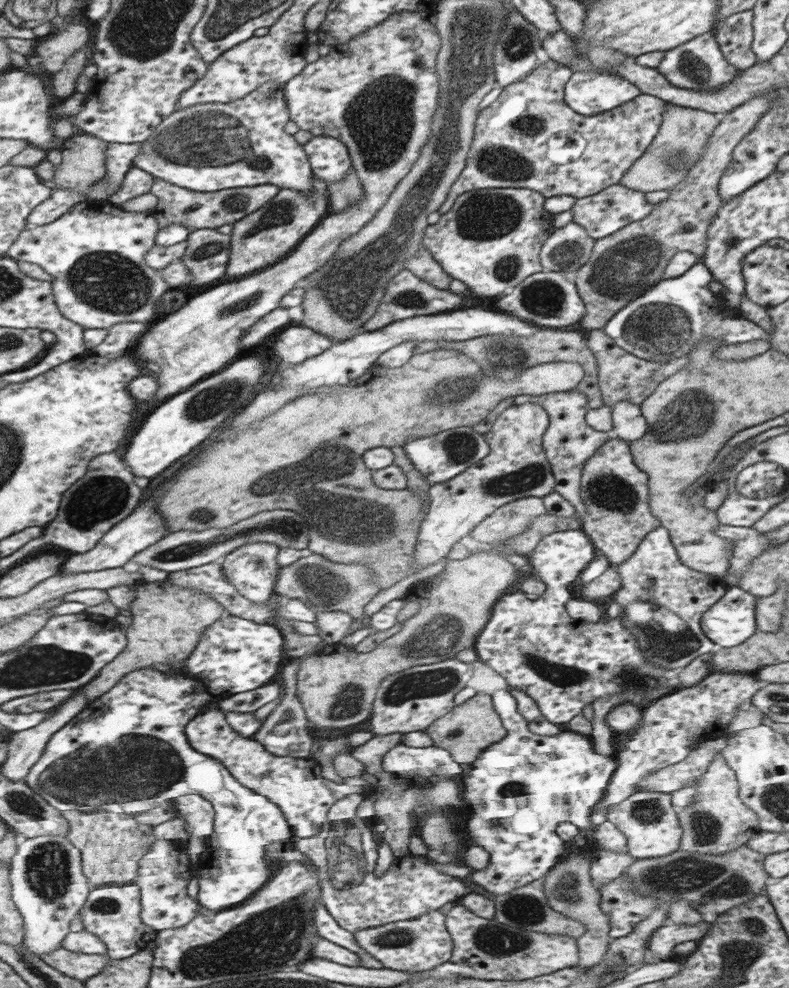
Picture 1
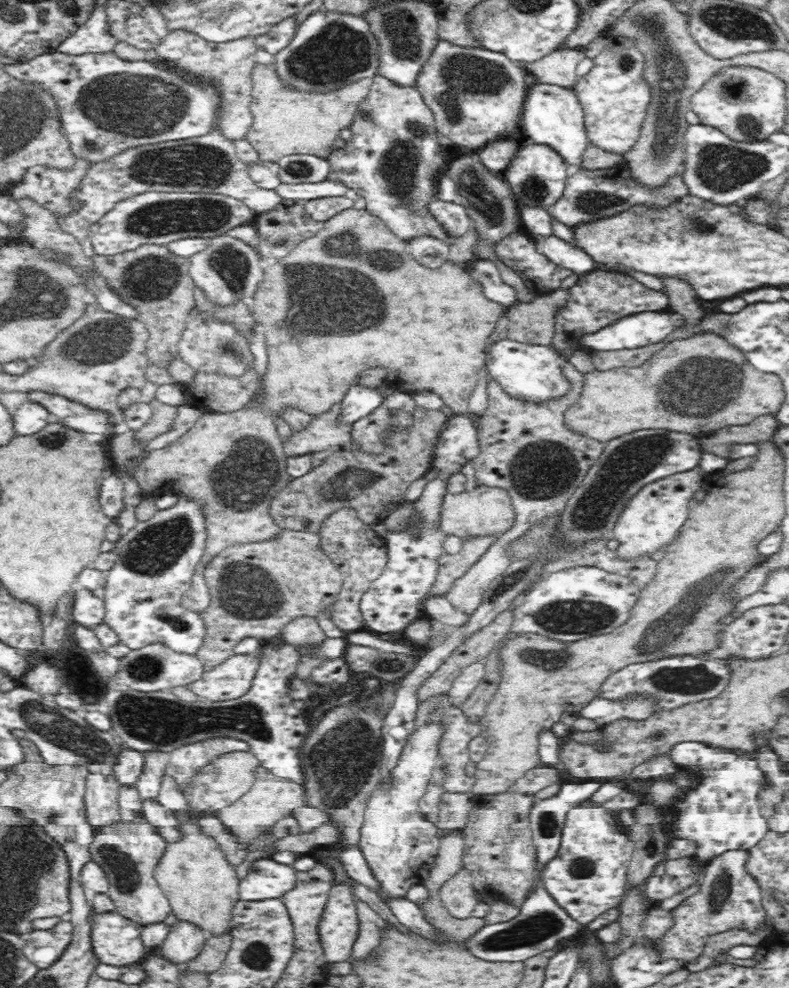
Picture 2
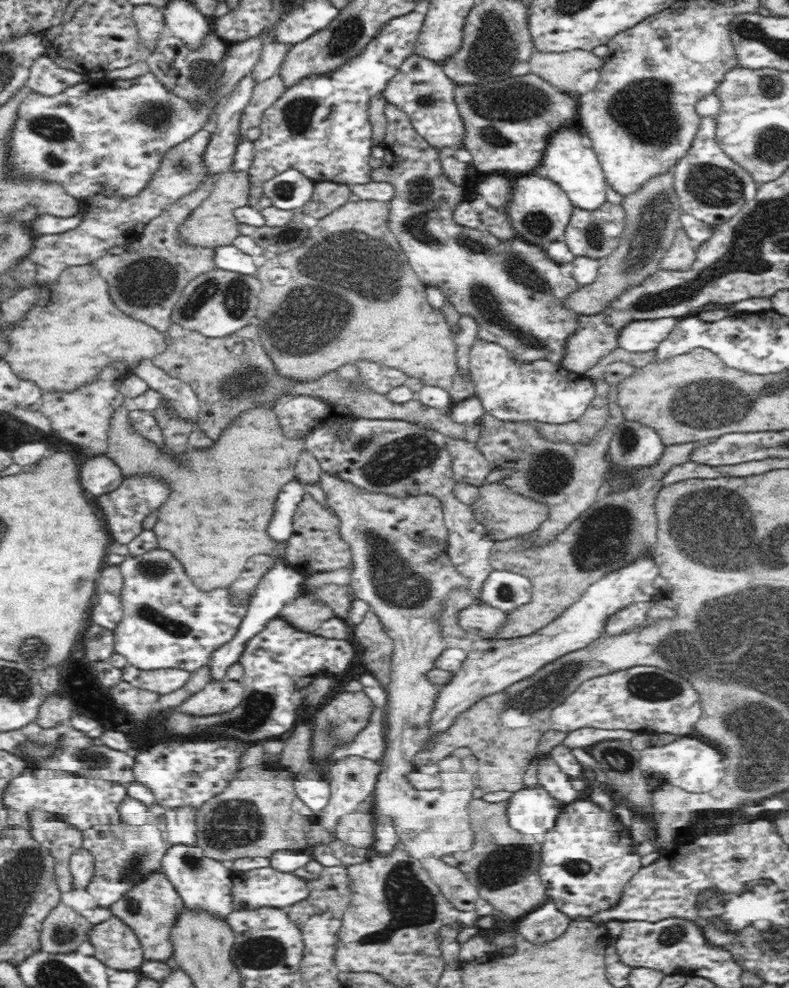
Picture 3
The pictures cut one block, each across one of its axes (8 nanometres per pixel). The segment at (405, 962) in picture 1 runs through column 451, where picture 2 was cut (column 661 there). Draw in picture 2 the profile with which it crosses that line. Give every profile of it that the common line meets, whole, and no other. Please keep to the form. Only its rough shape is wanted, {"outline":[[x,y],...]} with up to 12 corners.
{"outline":[[748,850],[704,866],[702,890],[652,942],[664,960],[700,958],[710,934],[764,920]]}

